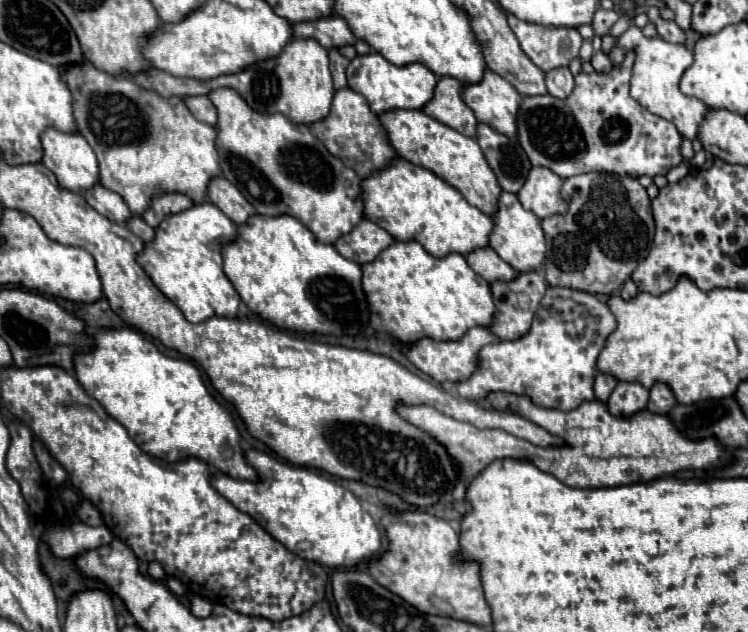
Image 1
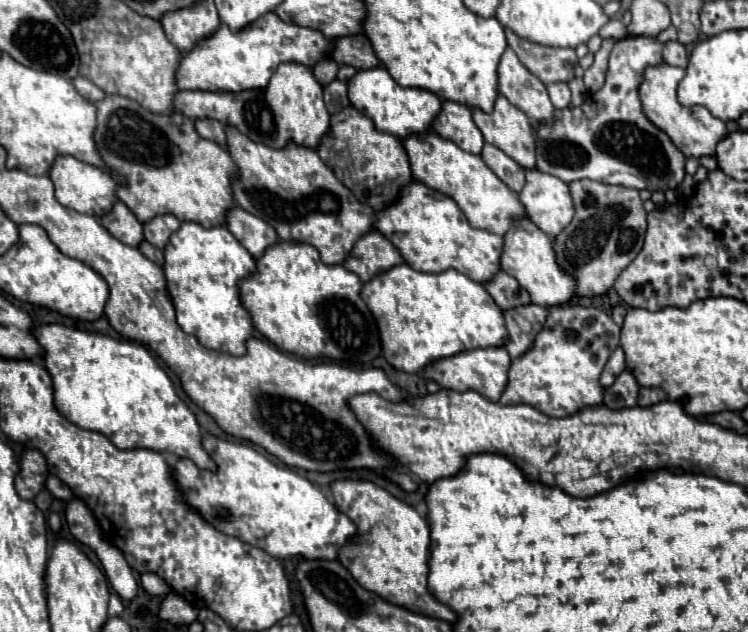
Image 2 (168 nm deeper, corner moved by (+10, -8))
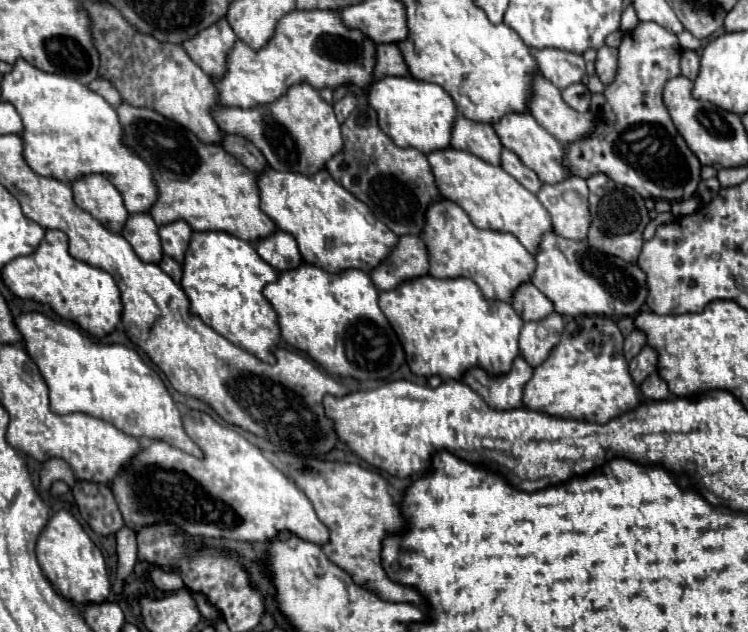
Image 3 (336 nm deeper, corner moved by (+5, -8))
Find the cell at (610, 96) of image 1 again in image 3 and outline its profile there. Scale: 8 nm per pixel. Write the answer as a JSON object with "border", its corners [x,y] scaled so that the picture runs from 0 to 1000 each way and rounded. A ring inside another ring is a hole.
{"border":[[[853,36],[850,46],[834,52],[826,74],[826,116],[813,134],[813,147],[818,147],[818,182],[807,172],[799,185],[799,210],[794,204],[786,217],[770,220],[757,233],[751,261],[762,277],[783,283],[807,274],[821,290],[845,296],[861,315],[909,318],[930,305],[936,290],[936,255],[920,229],[914,229],[912,214],[898,198],[885,163],[888,131],[909,119],[909,84],[906,59],[880,36]],[[853,229],[861,229],[858,242],[850,242],[856,239],[850,236]]]}

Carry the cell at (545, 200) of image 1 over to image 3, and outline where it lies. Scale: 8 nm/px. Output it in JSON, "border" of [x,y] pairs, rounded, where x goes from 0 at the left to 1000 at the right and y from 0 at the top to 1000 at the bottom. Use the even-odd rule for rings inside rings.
{"border":[[[759,280],[749,290],[727,290],[717,305],[719,318],[735,337],[738,362],[757,378],[778,381],[786,369],[786,296],[778,280]]]}

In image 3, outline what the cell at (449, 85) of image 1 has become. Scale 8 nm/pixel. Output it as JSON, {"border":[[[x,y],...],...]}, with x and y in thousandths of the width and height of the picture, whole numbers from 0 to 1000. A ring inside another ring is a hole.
{"border":[[[612,182],[607,191],[602,229],[607,236],[626,236],[636,248],[642,248],[658,261],[668,258],[671,226],[655,195],[639,195],[639,191]]]}

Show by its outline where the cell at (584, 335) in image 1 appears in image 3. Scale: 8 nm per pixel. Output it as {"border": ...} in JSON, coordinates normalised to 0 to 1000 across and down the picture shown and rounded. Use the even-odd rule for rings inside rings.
{"border":[[[773,498],[770,505],[759,505],[746,546],[727,574],[714,581],[714,593],[701,612],[701,644],[751,663],[791,669],[813,669],[834,650],[848,647],[856,638],[856,616],[845,606],[832,546],[834,533],[826,514],[810,498]]]}

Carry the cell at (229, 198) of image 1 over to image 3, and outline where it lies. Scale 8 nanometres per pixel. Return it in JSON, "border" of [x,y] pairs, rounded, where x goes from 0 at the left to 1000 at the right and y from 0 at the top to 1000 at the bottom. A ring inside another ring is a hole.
{"border":[[[369,366],[369,369],[358,372],[358,375],[342,378],[340,391],[342,391],[345,403],[372,429],[393,426],[393,422],[398,422],[404,416],[398,388],[396,388],[396,381],[393,381],[393,375],[388,369]]]}

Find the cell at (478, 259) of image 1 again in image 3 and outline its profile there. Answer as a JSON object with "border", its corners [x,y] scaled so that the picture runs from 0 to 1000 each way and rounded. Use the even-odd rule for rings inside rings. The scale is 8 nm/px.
{"border":[[[698,448],[687,464],[682,483],[701,508],[719,508],[727,505],[733,495],[741,492],[738,479],[730,467],[725,467],[711,448]]]}

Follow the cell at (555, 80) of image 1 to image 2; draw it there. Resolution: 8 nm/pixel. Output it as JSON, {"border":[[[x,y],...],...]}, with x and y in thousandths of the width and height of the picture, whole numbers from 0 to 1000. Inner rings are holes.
{"border":[[[737,131],[731,138],[731,144],[734,144],[734,153],[737,153],[737,160],[739,160],[739,166],[745,172],[761,169],[761,163],[763,163],[763,144],[761,144],[758,131]]]}

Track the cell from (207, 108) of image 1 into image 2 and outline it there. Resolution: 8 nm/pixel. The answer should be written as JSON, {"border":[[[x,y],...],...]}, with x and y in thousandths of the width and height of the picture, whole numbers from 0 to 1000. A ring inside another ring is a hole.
{"border":[[[263,188],[261,191],[261,201],[263,201],[263,210],[271,217],[271,220],[279,220],[279,223],[287,223],[290,229],[301,233],[303,229],[303,210],[301,210],[301,195],[293,195],[287,188]]]}

